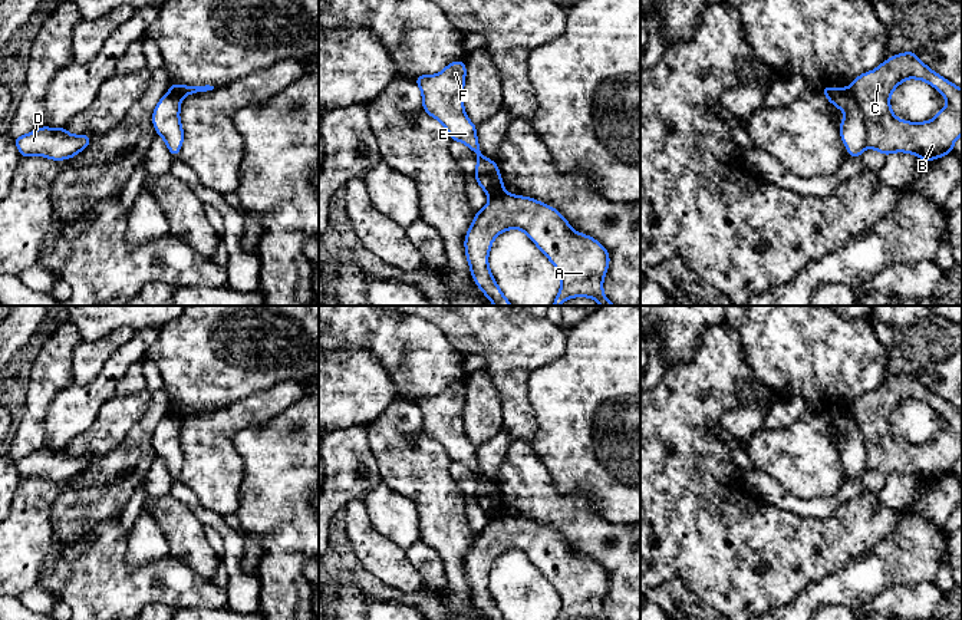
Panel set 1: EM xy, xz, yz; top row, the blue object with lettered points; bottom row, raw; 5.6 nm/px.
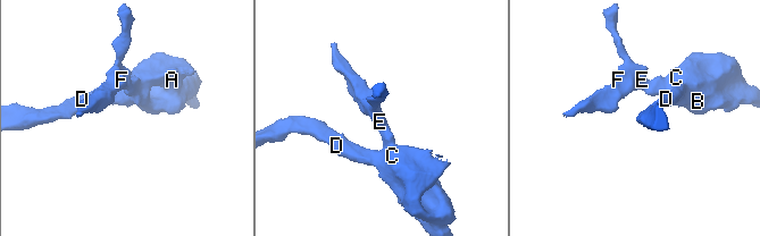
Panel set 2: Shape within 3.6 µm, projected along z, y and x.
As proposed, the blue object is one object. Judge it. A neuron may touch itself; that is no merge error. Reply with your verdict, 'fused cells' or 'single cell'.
fused cells

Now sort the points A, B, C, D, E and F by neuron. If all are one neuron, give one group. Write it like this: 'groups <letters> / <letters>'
groups A B C D / E F

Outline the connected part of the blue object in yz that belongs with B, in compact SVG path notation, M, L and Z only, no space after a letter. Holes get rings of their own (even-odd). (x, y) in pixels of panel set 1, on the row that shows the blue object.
M913 50L893 55L872 72L864 72L850 85L863 118L867 122L867 148L890 155L906 152L919 156L923 162L942 158L953 152L953 144L962 135L962 89L928 67ZM906 79L919 79L932 85L948 100L946 106L928 122L907 122L895 116L890 108L890 95Z

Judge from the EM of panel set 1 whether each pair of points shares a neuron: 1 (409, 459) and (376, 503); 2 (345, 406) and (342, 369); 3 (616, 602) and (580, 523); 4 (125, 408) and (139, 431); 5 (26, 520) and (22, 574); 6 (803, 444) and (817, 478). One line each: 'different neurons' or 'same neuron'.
1: different neurons
2: same neuron
3: same neuron
4: different neurons
5: same neuron
6: same neuron

